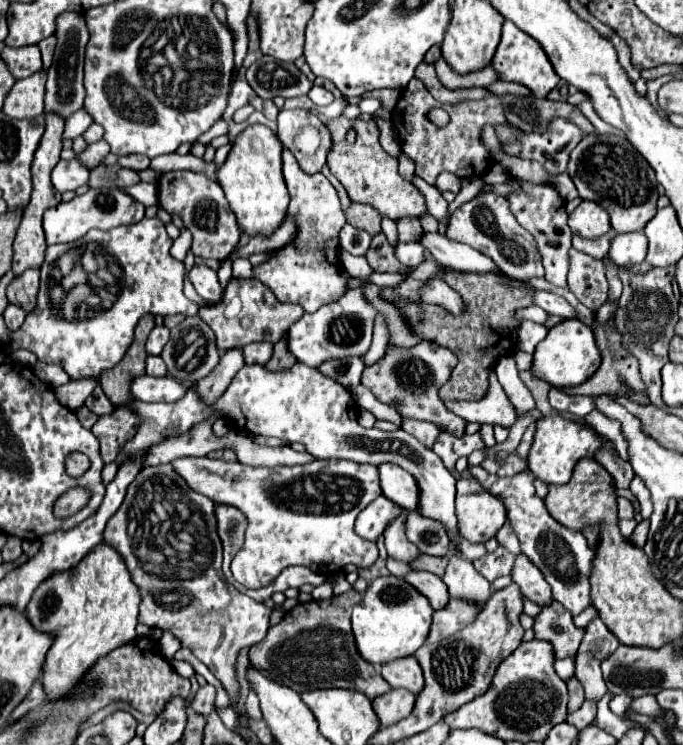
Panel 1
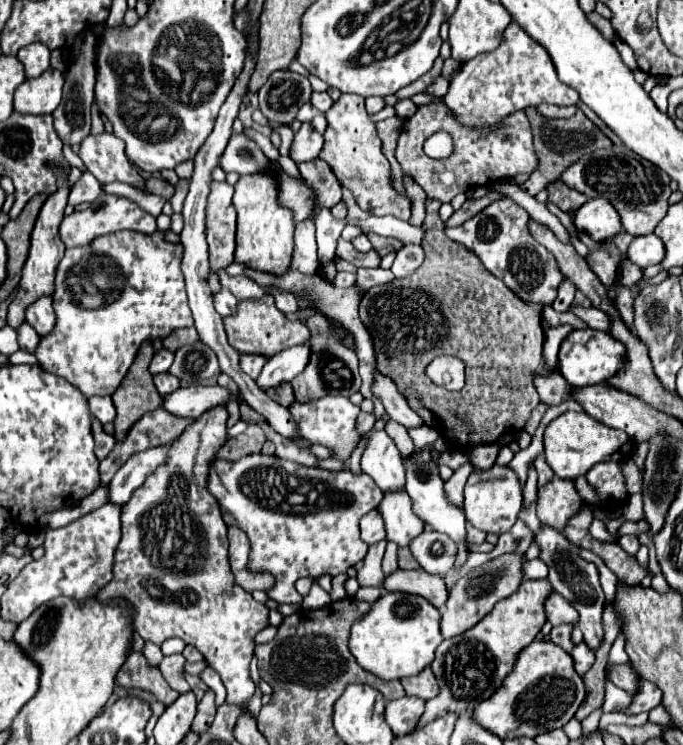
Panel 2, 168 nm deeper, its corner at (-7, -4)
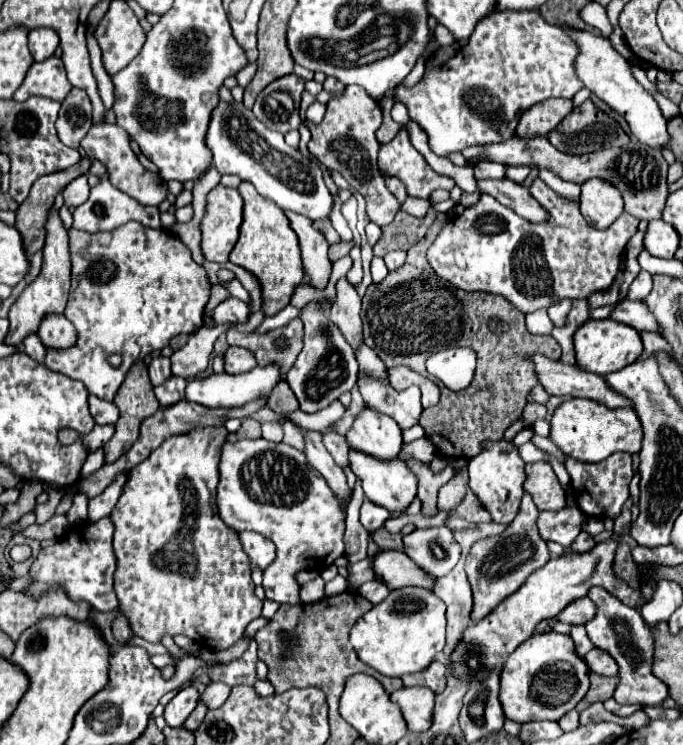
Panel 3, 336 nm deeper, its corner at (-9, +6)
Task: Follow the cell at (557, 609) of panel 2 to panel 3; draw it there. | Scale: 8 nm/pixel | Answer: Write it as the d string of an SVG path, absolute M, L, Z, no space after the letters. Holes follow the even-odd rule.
M580 597L570 605L566 605L566 609L562 609L562 613L556 615L556 619L570 625L584 625L594 617L594 613L596 613L596 605L588 597Z

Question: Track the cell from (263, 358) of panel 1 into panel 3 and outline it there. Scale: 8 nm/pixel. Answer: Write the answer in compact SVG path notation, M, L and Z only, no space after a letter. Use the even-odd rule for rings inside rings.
M230 347L224 355L224 369L226 373L246 373L250 369L256 367L256 359L254 359L254 353L248 351L248 349L242 349L242 347Z

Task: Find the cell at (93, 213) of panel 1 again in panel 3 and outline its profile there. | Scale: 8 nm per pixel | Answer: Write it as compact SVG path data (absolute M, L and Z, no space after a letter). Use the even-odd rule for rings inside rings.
M90 158L90 160L92 165L89 169L89 173L101 177L101 181L96 187L92 187L88 201L74 209L74 213L72 213L72 217L74 217L72 227L74 227L74 229L88 231L88 233L96 233L96 231L114 231L114 229L122 227L122 225L128 223L128 221L138 221L138 223L142 223L142 225L146 225L146 227L154 227L154 229L160 229L160 227L162 227L160 215L158 215L158 207L140 205L136 199L128 197L126 193L118 195L118 193L116 193L118 189L106 179L108 178L106 166L96 158Z

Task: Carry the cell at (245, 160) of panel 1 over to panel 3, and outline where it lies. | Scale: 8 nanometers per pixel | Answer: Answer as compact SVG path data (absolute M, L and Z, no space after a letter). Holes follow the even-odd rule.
M240 183L238 191L244 199L244 221L240 225L240 237L230 253L230 261L246 267L258 277L264 295L262 309L266 315L276 315L282 307L290 303L294 287L304 279L304 271L300 265L300 249L296 245L296 233L292 231L286 213L280 207L276 207L274 201L264 199L252 183Z

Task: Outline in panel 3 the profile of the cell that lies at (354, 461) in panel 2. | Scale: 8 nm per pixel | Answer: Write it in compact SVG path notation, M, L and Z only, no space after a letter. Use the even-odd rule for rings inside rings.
M356 479L356 487L352 493L352 501L348 503L346 509L346 557L350 559L350 563L356 563L360 559L366 557L366 547L368 547L368 531L362 527L362 523L358 521L358 509L364 501L364 491L362 491L362 483L360 479Z

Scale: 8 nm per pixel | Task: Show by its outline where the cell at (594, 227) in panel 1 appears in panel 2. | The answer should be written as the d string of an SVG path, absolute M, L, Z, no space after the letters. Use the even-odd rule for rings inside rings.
M588 199L578 211L576 211L576 227L588 233L594 241L604 243L606 239L618 235L622 231L620 215L612 207L608 199Z

